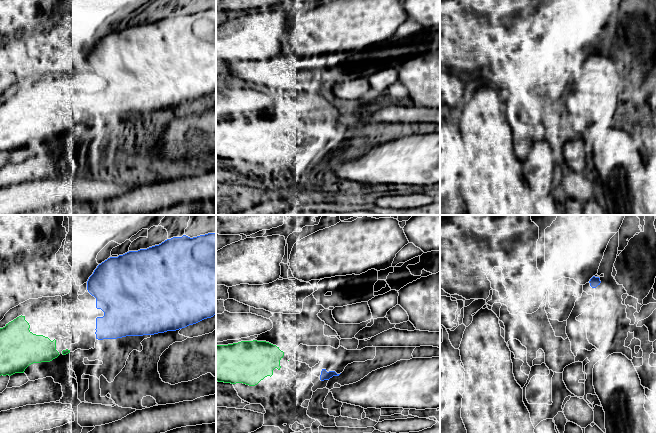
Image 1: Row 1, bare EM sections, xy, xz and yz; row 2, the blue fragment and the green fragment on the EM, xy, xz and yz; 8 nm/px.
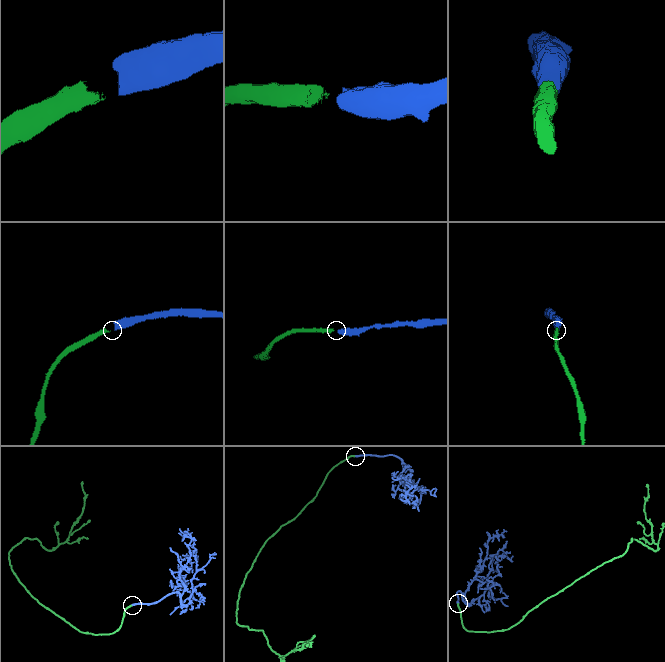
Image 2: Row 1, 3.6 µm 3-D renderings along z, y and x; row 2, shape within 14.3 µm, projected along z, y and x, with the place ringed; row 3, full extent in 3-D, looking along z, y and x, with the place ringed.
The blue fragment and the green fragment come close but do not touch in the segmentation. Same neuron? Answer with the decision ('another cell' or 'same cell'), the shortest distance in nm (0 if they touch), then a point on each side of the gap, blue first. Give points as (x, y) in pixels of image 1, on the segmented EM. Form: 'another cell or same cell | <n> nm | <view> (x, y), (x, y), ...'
same cell | 240 nm | xy (96, 338), (69, 350)

